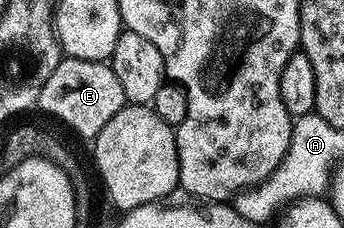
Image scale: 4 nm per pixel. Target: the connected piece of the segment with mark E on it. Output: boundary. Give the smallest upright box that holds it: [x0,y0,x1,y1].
[36,57,126,140]

